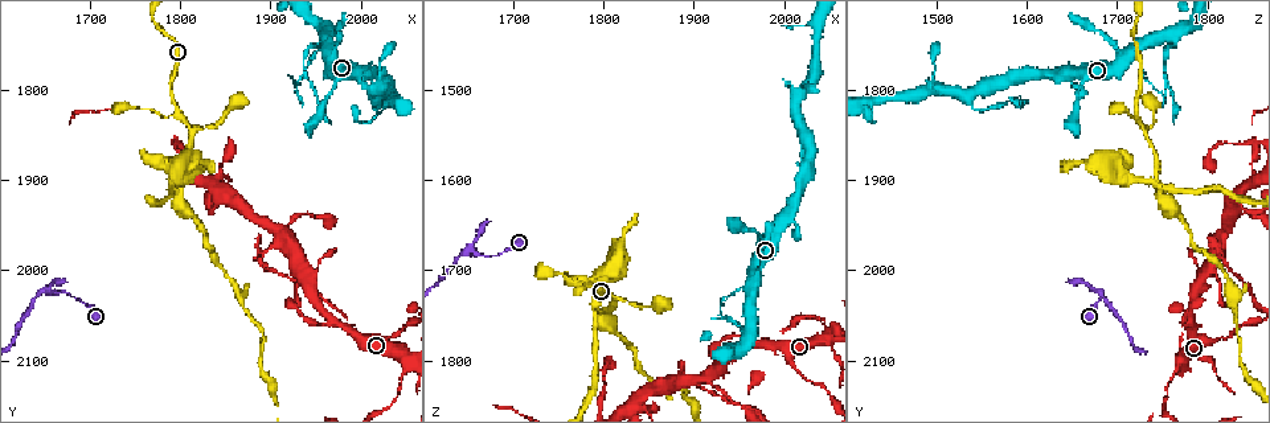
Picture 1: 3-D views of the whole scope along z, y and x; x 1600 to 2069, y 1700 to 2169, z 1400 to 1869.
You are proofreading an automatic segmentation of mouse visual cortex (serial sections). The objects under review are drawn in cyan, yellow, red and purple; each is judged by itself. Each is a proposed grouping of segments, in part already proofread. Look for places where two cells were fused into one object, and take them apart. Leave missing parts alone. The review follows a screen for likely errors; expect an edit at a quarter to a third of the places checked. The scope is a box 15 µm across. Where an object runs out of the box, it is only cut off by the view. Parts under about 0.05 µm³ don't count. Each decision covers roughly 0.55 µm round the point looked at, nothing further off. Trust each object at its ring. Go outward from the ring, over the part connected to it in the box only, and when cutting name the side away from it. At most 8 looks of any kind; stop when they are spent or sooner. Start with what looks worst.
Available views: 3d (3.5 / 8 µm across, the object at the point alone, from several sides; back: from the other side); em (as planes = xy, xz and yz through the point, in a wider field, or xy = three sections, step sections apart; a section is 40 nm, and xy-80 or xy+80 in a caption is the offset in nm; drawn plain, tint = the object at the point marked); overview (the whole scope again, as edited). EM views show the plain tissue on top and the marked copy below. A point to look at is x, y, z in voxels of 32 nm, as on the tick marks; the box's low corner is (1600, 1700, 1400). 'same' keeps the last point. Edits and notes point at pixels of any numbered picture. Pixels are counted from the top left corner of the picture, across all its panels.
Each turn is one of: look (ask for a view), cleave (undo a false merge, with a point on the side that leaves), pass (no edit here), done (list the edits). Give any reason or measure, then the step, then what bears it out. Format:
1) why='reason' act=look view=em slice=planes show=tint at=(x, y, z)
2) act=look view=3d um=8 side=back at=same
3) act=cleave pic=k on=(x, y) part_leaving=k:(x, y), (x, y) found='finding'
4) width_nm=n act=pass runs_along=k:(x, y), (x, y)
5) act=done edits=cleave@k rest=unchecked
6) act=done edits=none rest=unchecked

why='sharp bend' act=look view=3d um=3.5 at=(2045, 2105, 1770)

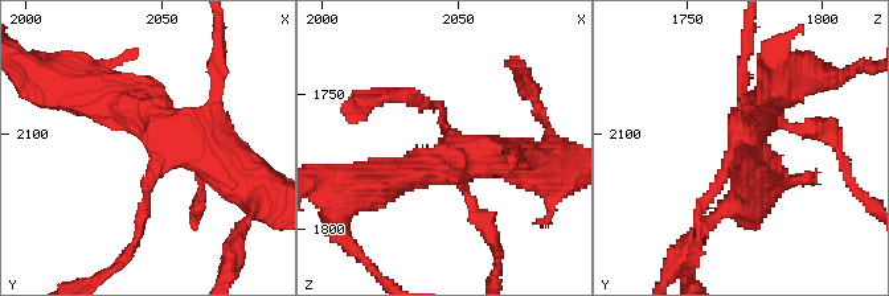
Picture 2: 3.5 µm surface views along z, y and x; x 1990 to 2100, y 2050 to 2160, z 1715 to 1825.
arms=3 arm_widths_nm=150,450,450 why='need the tissue' act=look view=em slice=xy step=3 show=tint at=(2048, 2110, 1765)

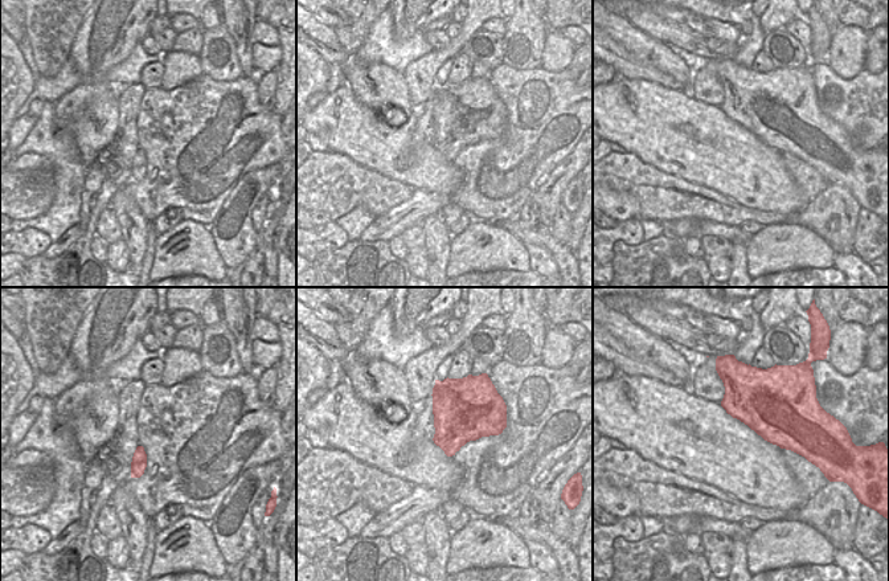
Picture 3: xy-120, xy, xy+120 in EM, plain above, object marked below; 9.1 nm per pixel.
width_nm=500 act=cleave pic=2 on=(425, 102) part_leaving=2:(443, 112), (398, 95), (375, 98) found='two cells meet here'

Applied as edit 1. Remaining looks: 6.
why='see it whole again' act=look view=overview

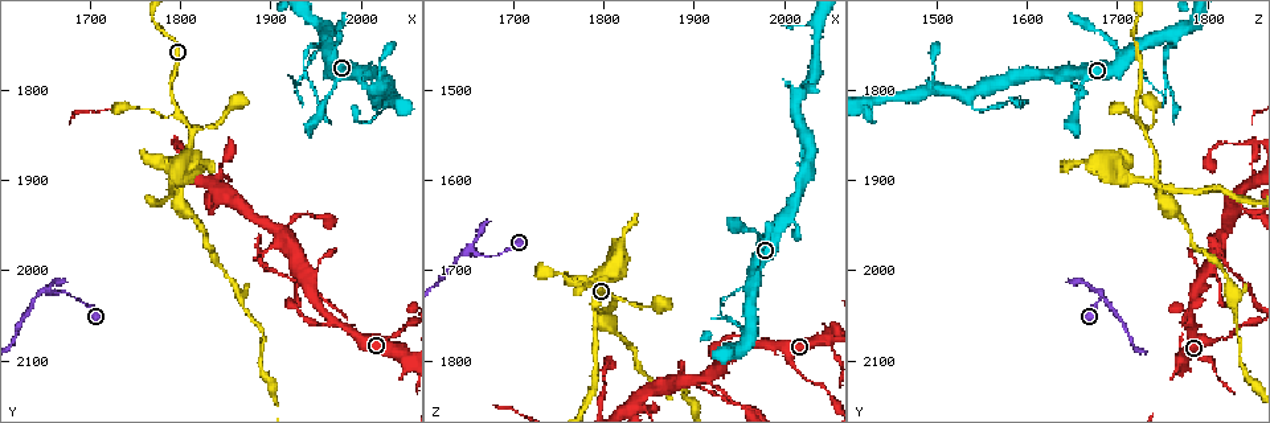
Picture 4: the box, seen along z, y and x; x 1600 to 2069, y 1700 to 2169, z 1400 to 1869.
why='calibre changes' act=look view=3d um=3.5 at=(2020, 2075, 1820)

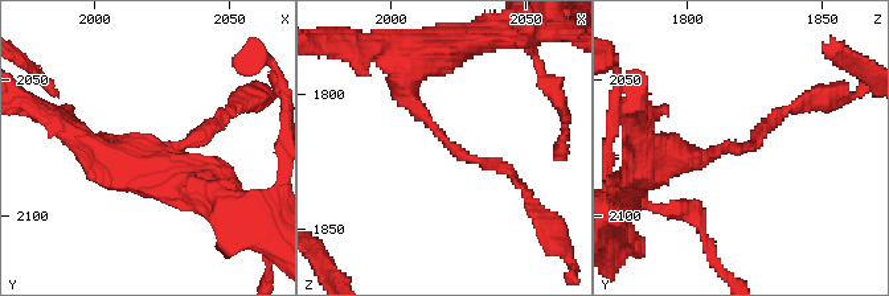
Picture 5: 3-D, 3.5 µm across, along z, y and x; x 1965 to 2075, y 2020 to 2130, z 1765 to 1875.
arm_widths_nm=150,350 act=look view=em slice=xy step=2 show=tint at=(2020, 2075, 1817)

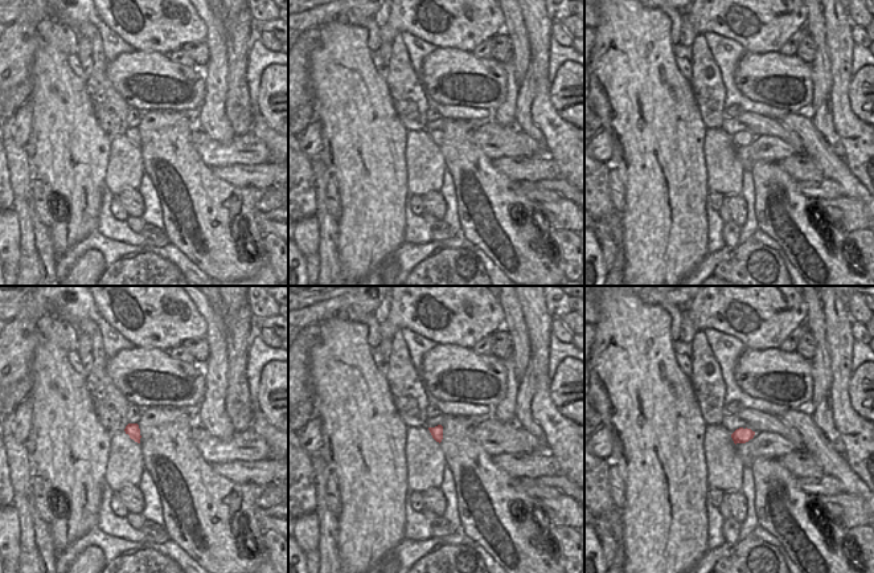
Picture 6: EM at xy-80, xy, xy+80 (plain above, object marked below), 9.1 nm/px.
width_nm=110 act=pass runs_along=5:(413, 68), (409, 102), (442, 139), (511, 176) found='all the same cell'

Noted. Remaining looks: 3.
why='two arms in line, one across' act=look view=3d um=3.5 at=(1795, 1825, 1720)

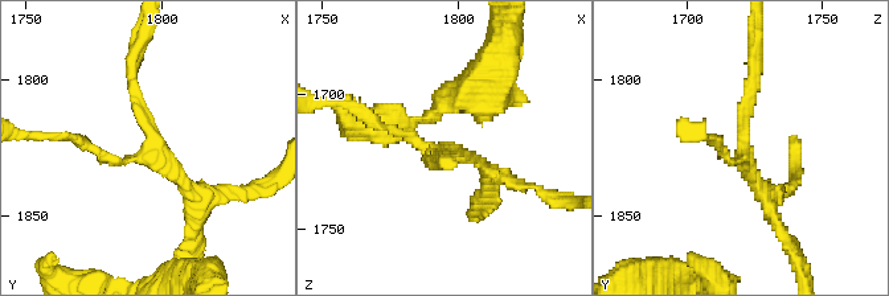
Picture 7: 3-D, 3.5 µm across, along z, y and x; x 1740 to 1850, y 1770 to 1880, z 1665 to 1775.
arms=3 arm_widths_nm=150,150,200 act=look view=em slice=xy step=3 show=tint at=(1793, 1829, 1720)

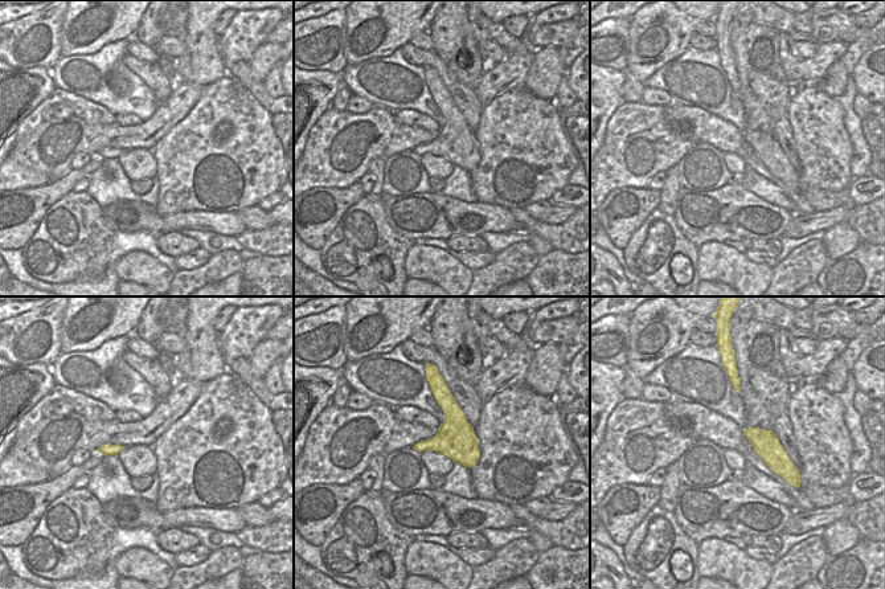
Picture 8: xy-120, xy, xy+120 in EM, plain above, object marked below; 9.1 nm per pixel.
act=pass runs_along=7:(134, 83), (154, 152), (109, 160), (69, 136) found='one cell here'

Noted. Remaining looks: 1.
act=done edits=cleave@2 rest=unchecked

